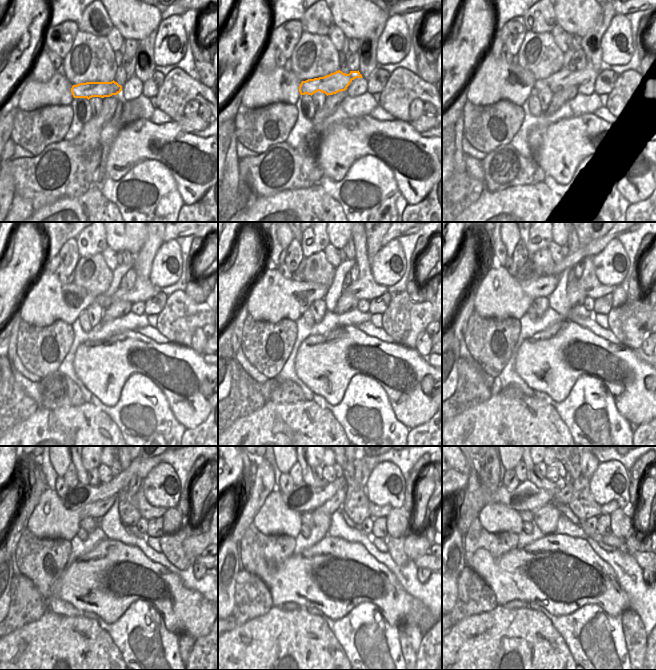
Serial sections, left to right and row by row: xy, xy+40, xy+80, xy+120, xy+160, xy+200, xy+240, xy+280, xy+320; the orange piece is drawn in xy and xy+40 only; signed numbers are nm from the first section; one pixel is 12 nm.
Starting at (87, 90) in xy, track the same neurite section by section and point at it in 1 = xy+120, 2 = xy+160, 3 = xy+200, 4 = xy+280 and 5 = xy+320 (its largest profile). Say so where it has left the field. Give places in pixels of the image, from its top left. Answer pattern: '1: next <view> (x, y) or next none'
1: next xy+120 (143, 289)
2: next xy+160 (365, 287)
3: next xy+200 (593, 288)
4: next xy+280 (376, 511)
5: next xy+320 (608, 508)

